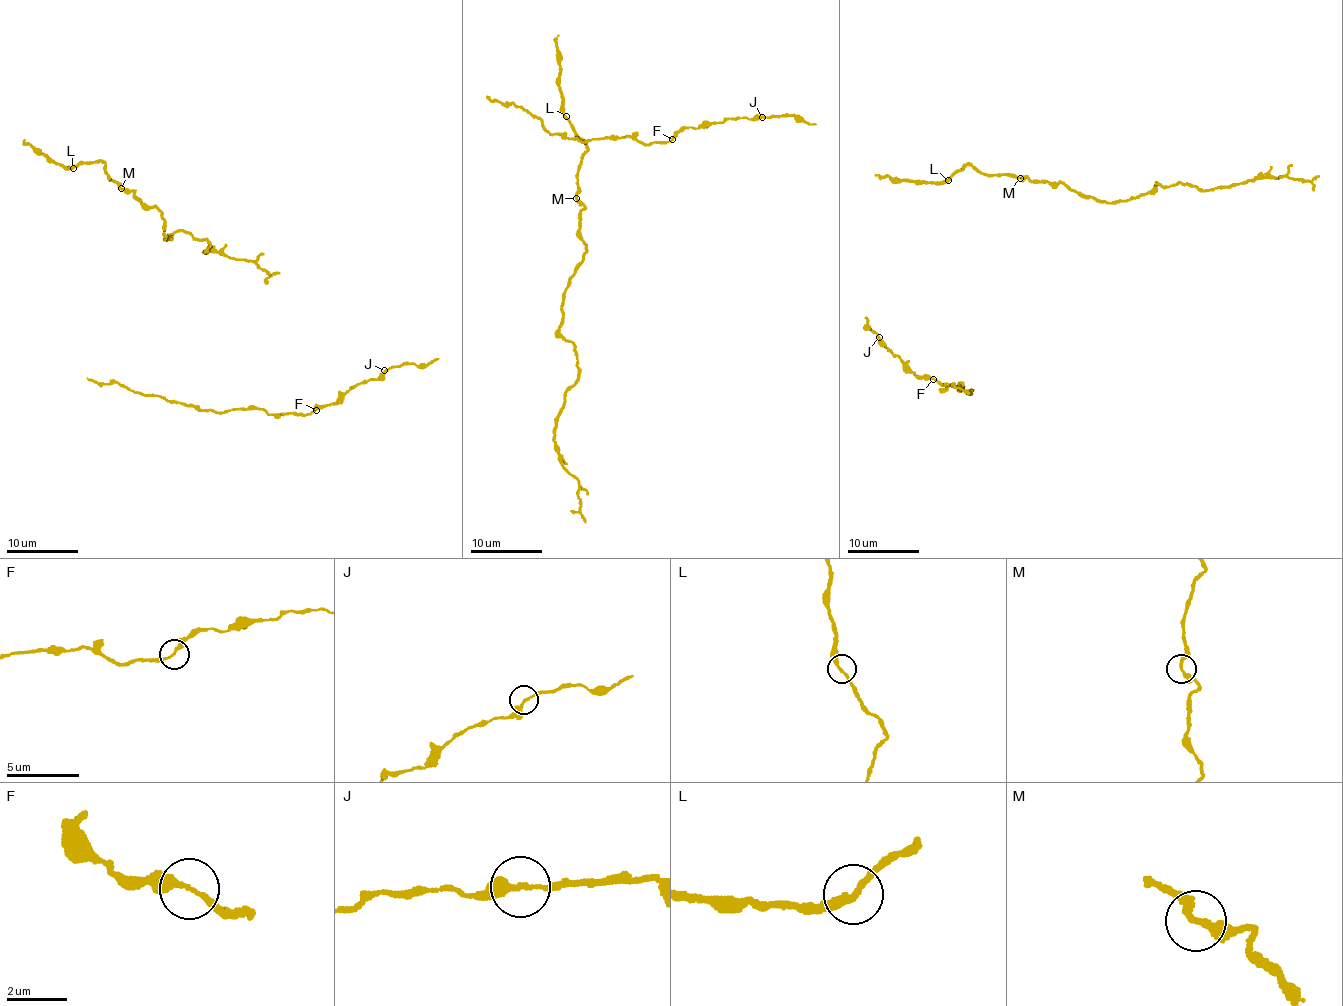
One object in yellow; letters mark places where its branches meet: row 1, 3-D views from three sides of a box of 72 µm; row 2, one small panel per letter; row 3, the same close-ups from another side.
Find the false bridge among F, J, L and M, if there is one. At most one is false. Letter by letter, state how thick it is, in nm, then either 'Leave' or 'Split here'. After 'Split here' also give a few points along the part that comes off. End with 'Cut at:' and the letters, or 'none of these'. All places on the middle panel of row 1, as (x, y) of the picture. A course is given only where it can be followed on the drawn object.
F: Thickness 240 nm. Leave
J: Thickness 240 nm. Leave
L: Thickness 240 nm. Leave
M: Thickness 240 nm. Leave
Cut at: none of these

